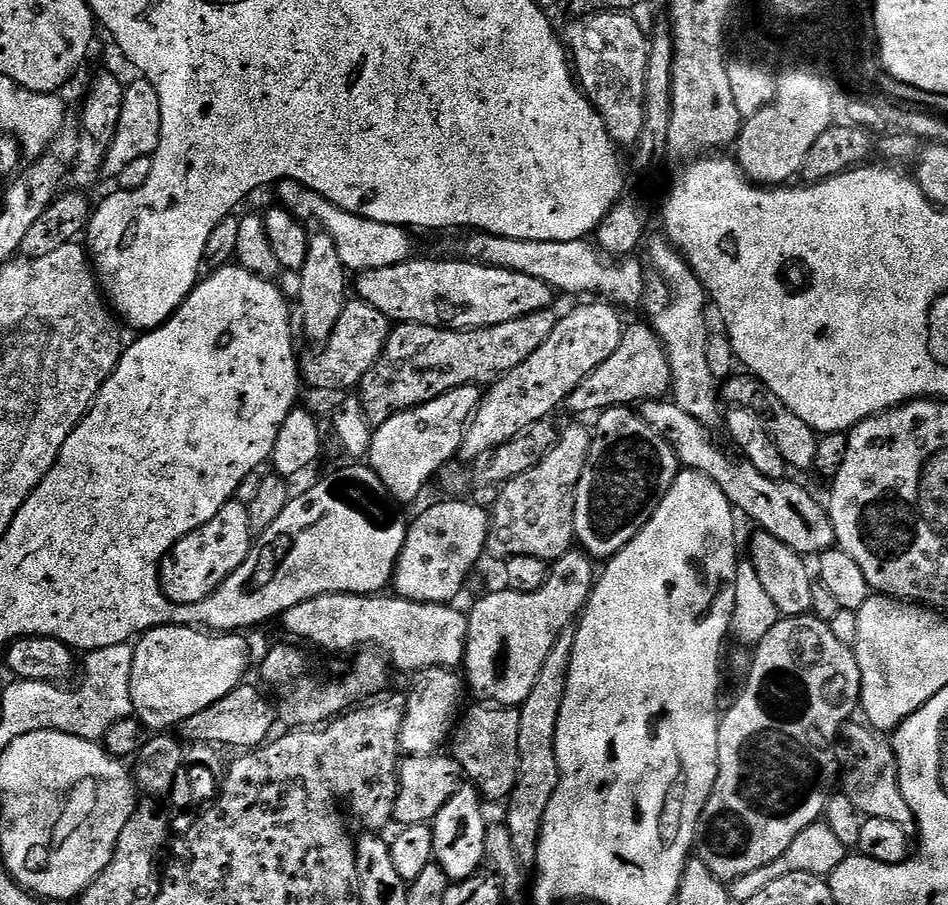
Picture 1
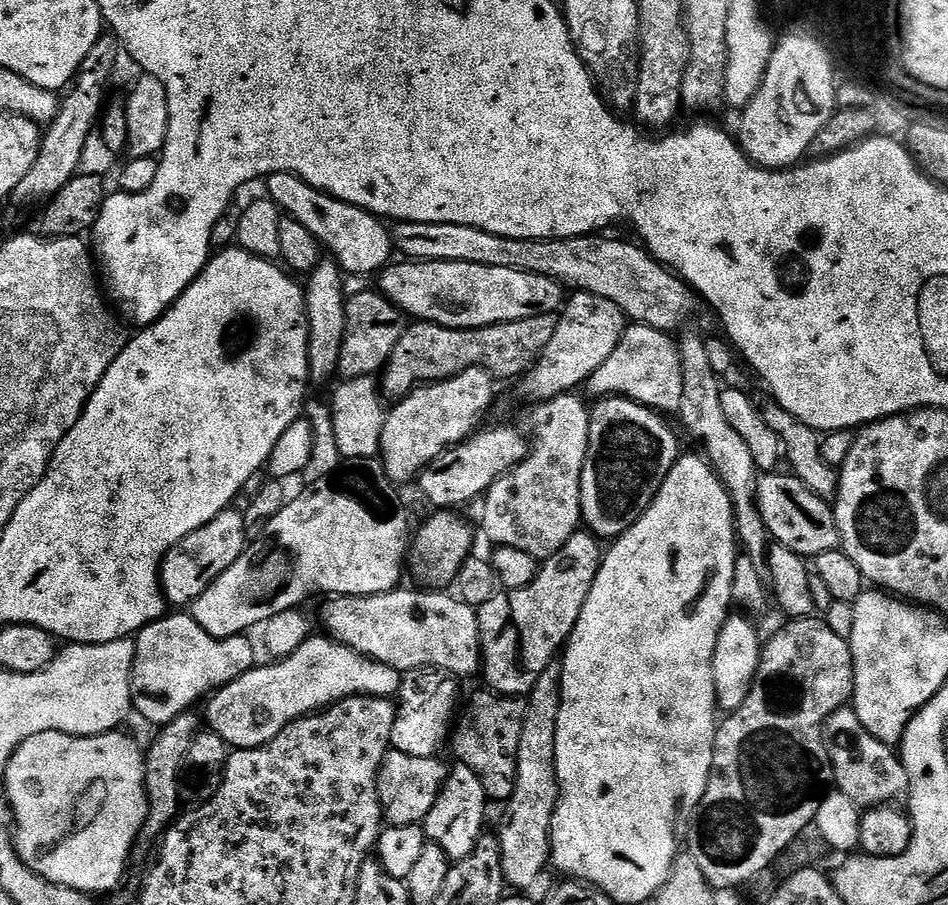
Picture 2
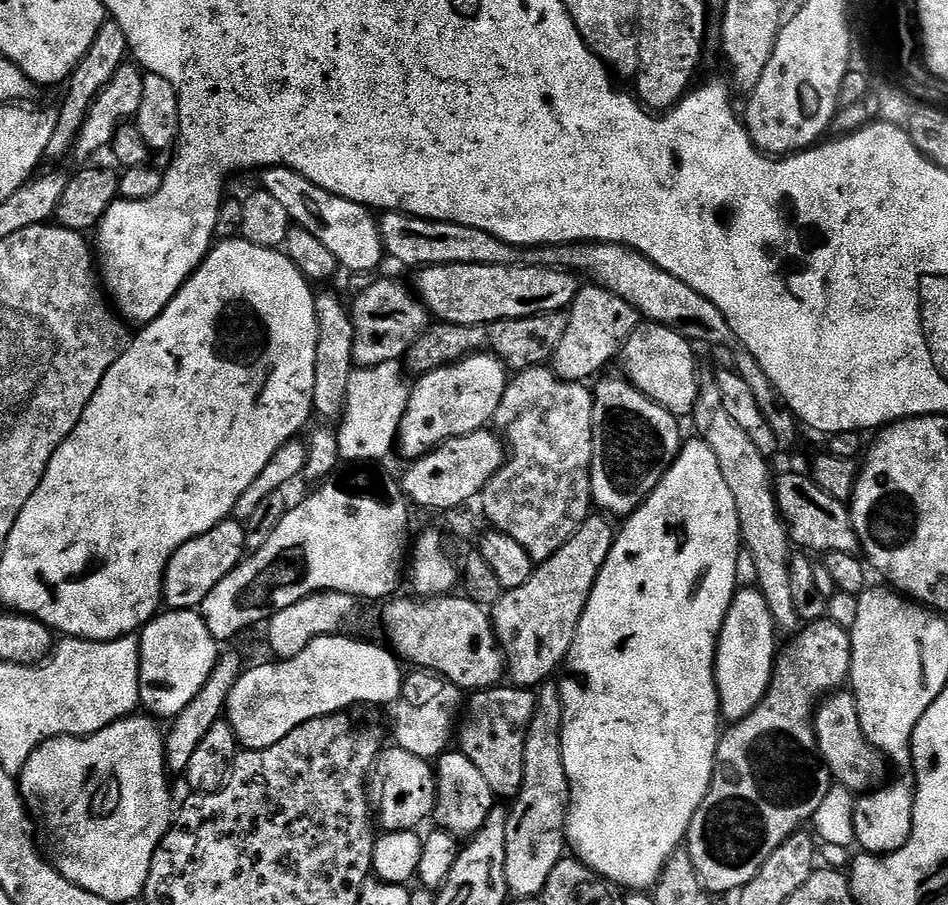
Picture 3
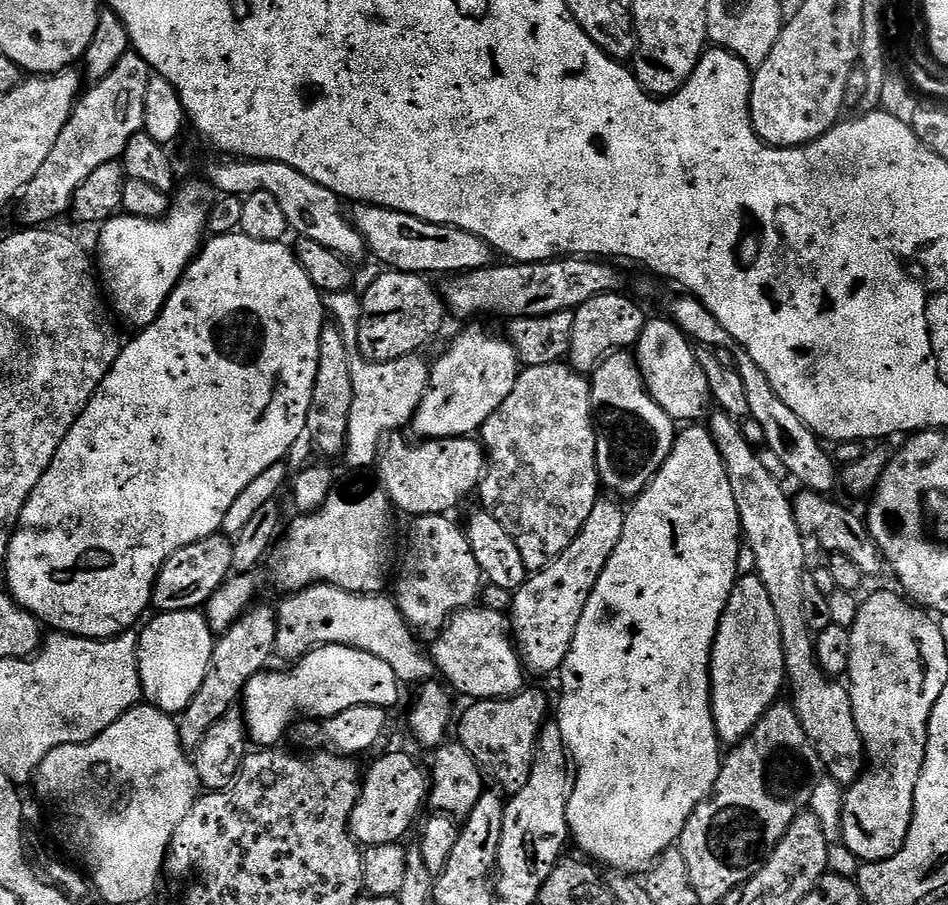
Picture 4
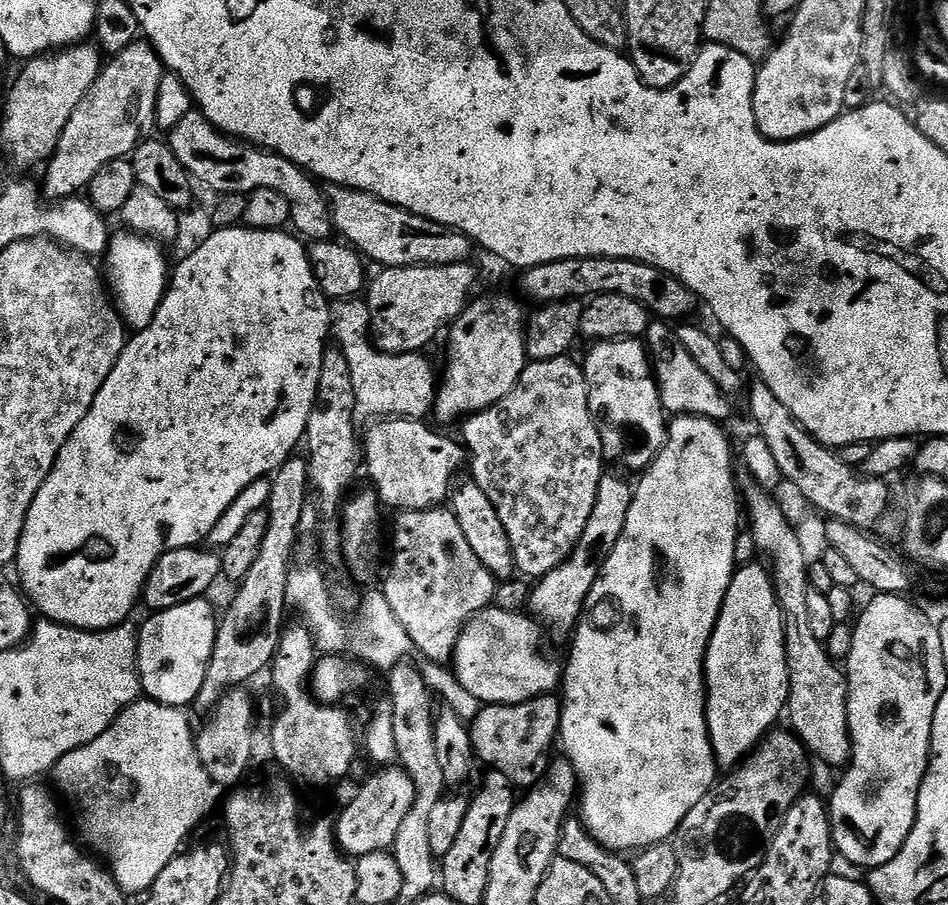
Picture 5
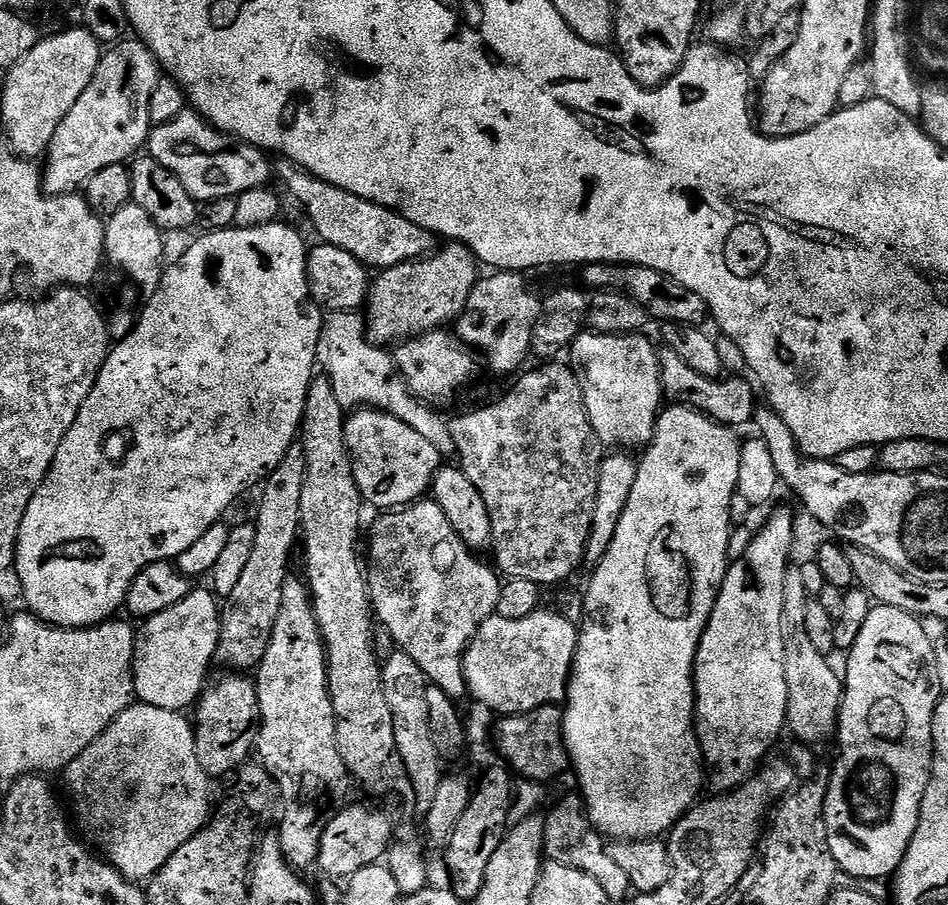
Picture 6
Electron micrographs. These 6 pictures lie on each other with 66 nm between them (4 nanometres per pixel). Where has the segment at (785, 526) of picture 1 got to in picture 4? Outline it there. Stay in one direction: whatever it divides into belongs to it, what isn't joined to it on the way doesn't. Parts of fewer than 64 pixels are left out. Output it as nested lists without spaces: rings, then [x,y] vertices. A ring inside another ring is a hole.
[[[800,490],[797,496],[791,497],[792,513],[801,533],[808,538],[813,536],[825,548],[825,553],[850,558],[850,562],[854,562],[854,566],[858,566],[858,570],[862,570],[865,577],[872,578],[880,571],[885,571],[884,556],[872,540],[867,523],[861,517],[859,520],[850,509],[843,508],[838,501],[831,500],[832,498],[831,495],[811,490]]]

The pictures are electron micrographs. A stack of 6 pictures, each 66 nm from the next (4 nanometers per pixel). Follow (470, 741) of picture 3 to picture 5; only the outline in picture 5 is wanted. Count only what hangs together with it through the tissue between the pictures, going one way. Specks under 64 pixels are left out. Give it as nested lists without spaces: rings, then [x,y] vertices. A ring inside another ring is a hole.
[[[552,694],[521,704],[489,704],[481,707],[480,713],[470,723],[475,759],[479,763],[481,760],[489,764],[489,769],[506,774],[517,789],[531,788],[548,769],[548,761],[553,755],[552,743],[555,745],[560,735],[561,707],[561,701]]]

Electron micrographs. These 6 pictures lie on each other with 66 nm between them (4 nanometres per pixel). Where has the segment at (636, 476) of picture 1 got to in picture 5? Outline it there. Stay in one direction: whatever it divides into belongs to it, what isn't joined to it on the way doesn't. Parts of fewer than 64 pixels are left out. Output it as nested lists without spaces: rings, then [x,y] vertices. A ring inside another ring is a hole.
[[[621,338],[619,340],[598,340],[591,345],[592,349],[582,359],[584,381],[588,387],[588,405],[596,417],[598,434],[602,438],[605,461],[617,464],[628,472],[643,473],[644,469],[664,445],[668,436],[666,413],[660,406],[660,391],[656,378],[652,375],[652,366],[648,359],[645,341],[640,338]]]

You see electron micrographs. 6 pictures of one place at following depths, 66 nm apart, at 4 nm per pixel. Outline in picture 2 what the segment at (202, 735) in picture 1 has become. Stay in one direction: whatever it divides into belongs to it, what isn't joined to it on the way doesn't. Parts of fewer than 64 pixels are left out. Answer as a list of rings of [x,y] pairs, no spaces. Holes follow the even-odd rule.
[[[319,635],[307,638],[290,657],[268,666],[257,665],[217,689],[204,713],[209,731],[218,734],[233,749],[260,748],[293,721],[332,707],[340,700],[356,695],[391,699],[399,693],[403,675],[396,668],[358,655],[332,637]]]

